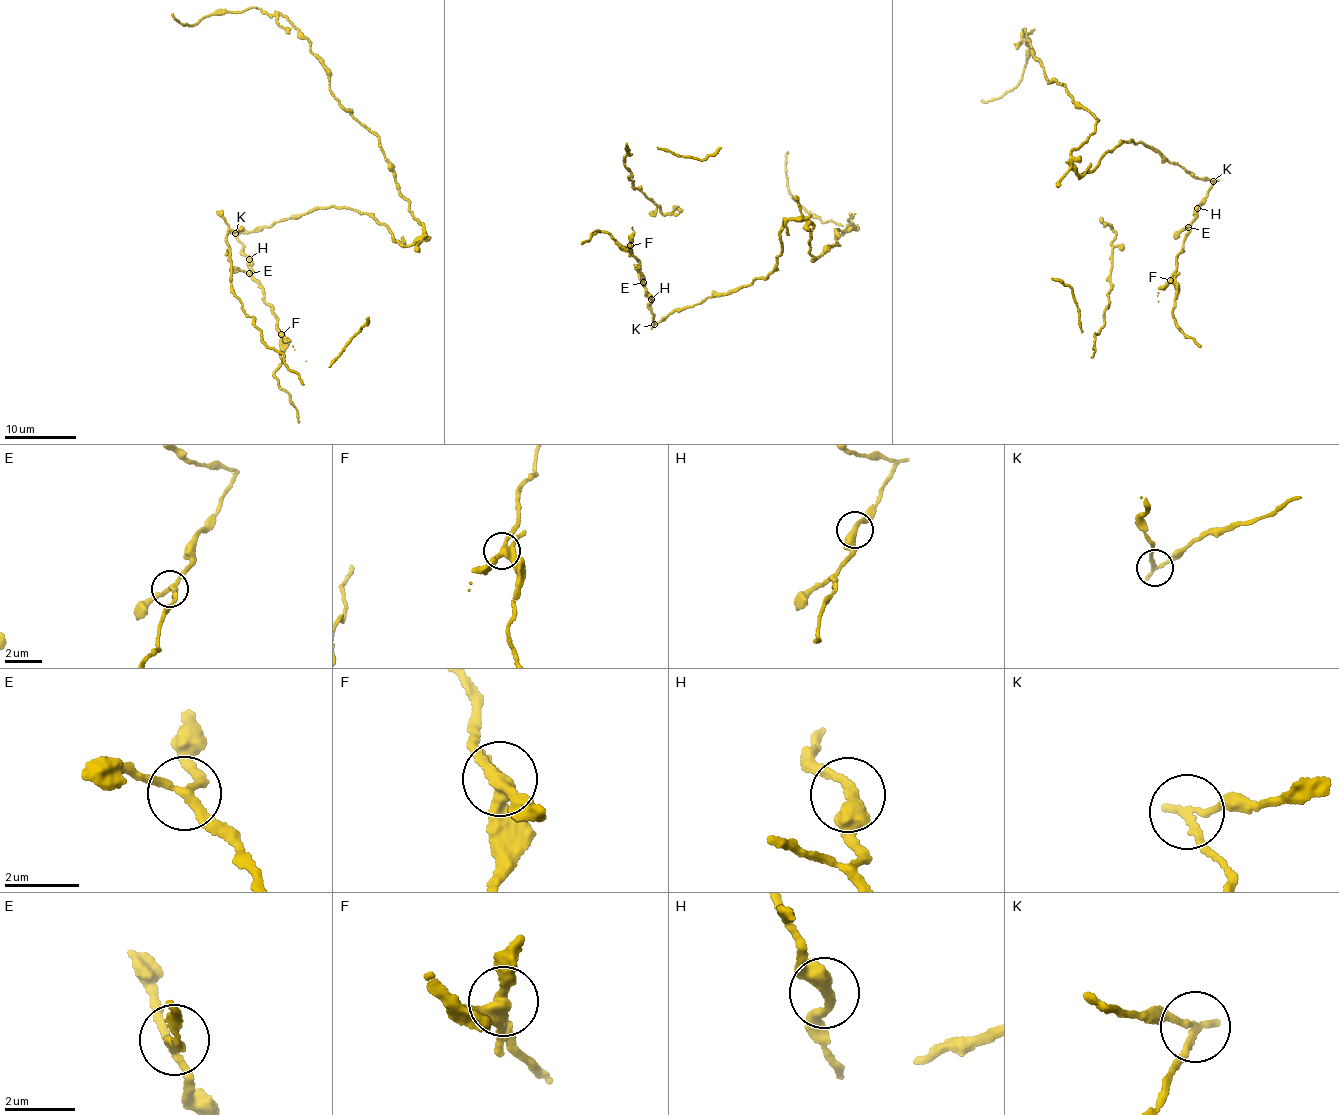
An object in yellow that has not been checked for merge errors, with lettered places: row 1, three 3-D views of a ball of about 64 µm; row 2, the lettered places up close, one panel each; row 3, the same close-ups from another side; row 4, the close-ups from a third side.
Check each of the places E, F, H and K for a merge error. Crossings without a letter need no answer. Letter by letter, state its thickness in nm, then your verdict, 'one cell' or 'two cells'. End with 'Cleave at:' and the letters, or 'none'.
E: calibre 200 nm; one cell
F: calibre 320 nm; two cells
H: calibre 280 nm; one cell
K: calibre 180 nm; two cells
Cleave at: F, K

